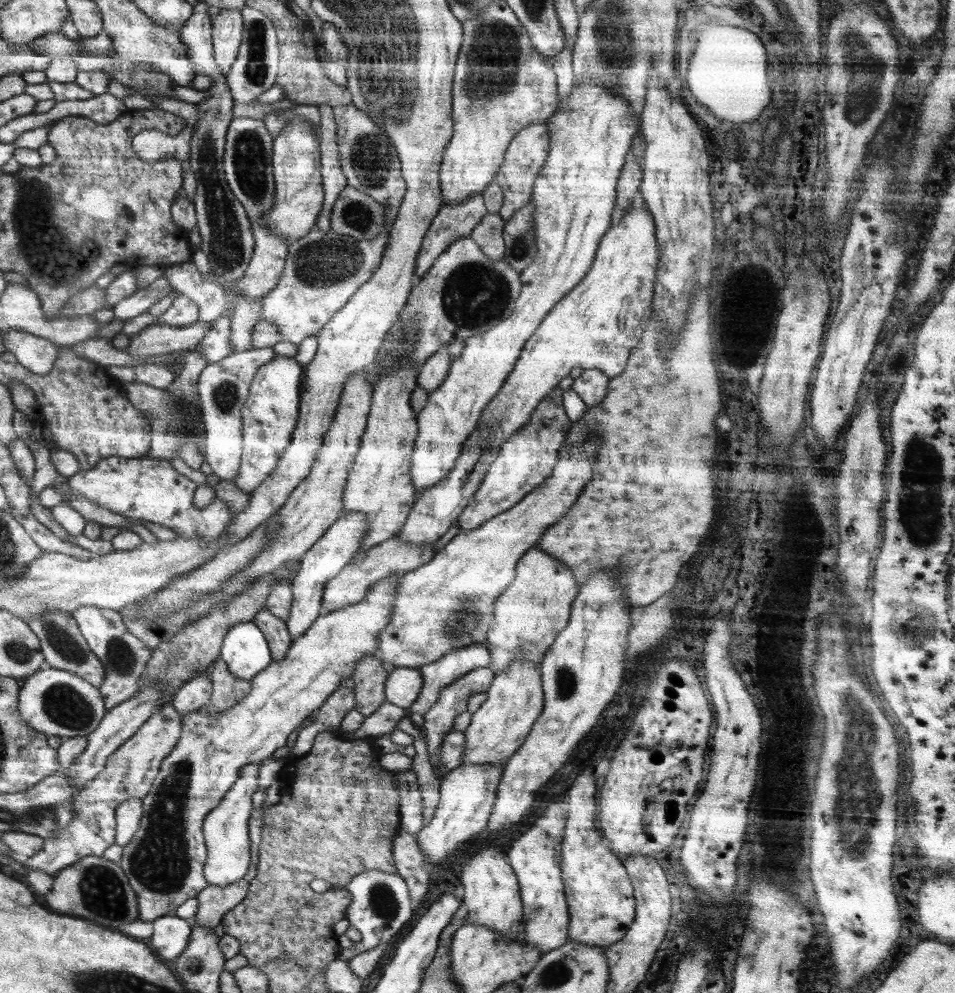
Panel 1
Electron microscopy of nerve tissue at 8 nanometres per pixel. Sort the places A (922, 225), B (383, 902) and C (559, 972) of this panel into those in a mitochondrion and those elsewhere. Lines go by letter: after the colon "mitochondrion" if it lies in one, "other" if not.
A: other
B: mitochondrion
C: mitochondrion

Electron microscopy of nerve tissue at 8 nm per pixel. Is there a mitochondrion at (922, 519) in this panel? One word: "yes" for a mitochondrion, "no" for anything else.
yes

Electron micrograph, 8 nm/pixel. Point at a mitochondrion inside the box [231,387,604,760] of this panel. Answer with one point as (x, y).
(459, 625)

